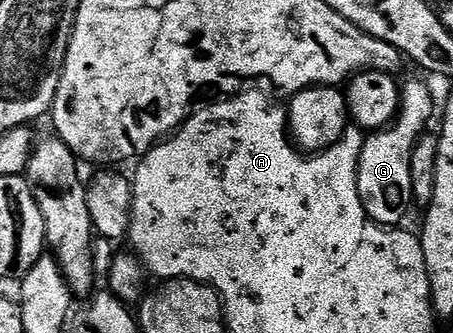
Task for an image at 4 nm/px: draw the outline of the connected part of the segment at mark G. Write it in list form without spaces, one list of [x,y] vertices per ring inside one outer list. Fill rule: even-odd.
[[[413,79],[403,83],[401,88],[401,108],[397,118],[389,127],[372,132],[366,138],[357,170],[357,188],[364,211],[368,213],[369,219],[388,227],[400,226],[400,222],[413,207],[411,159],[435,109],[431,91],[423,82]]]

